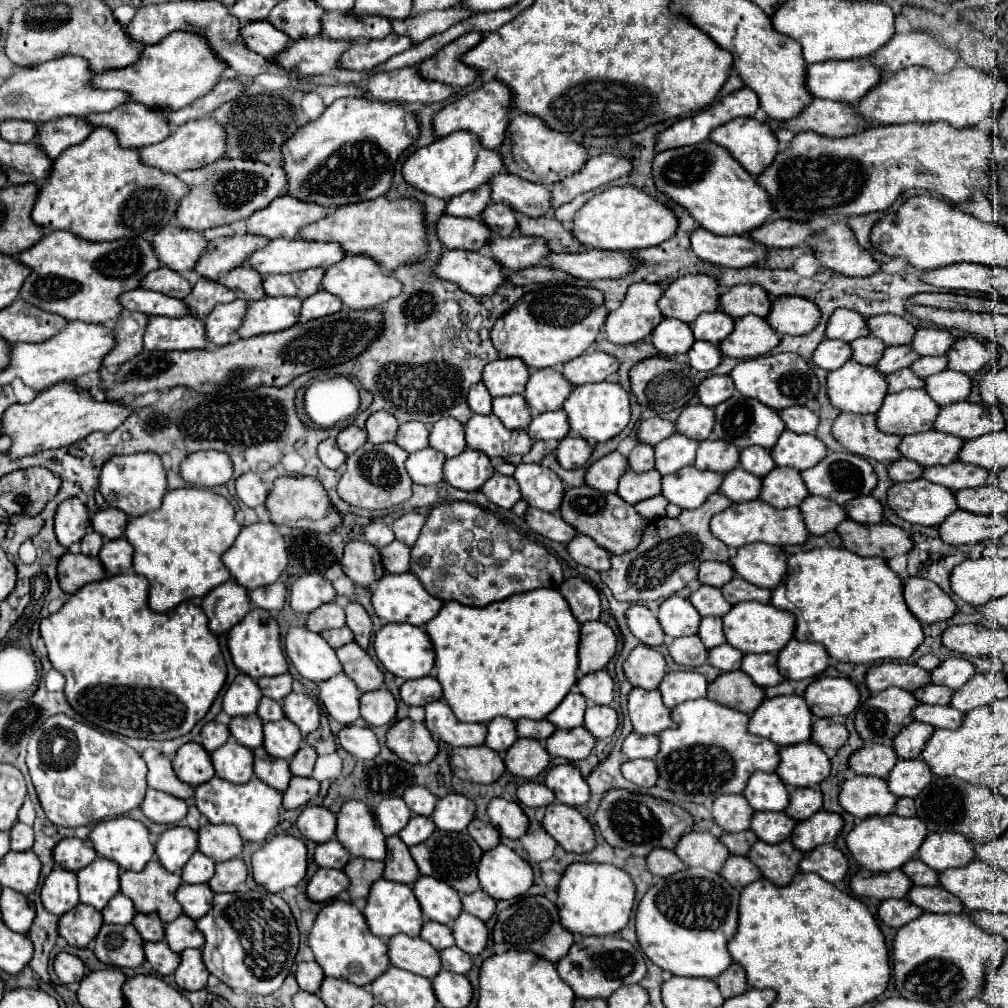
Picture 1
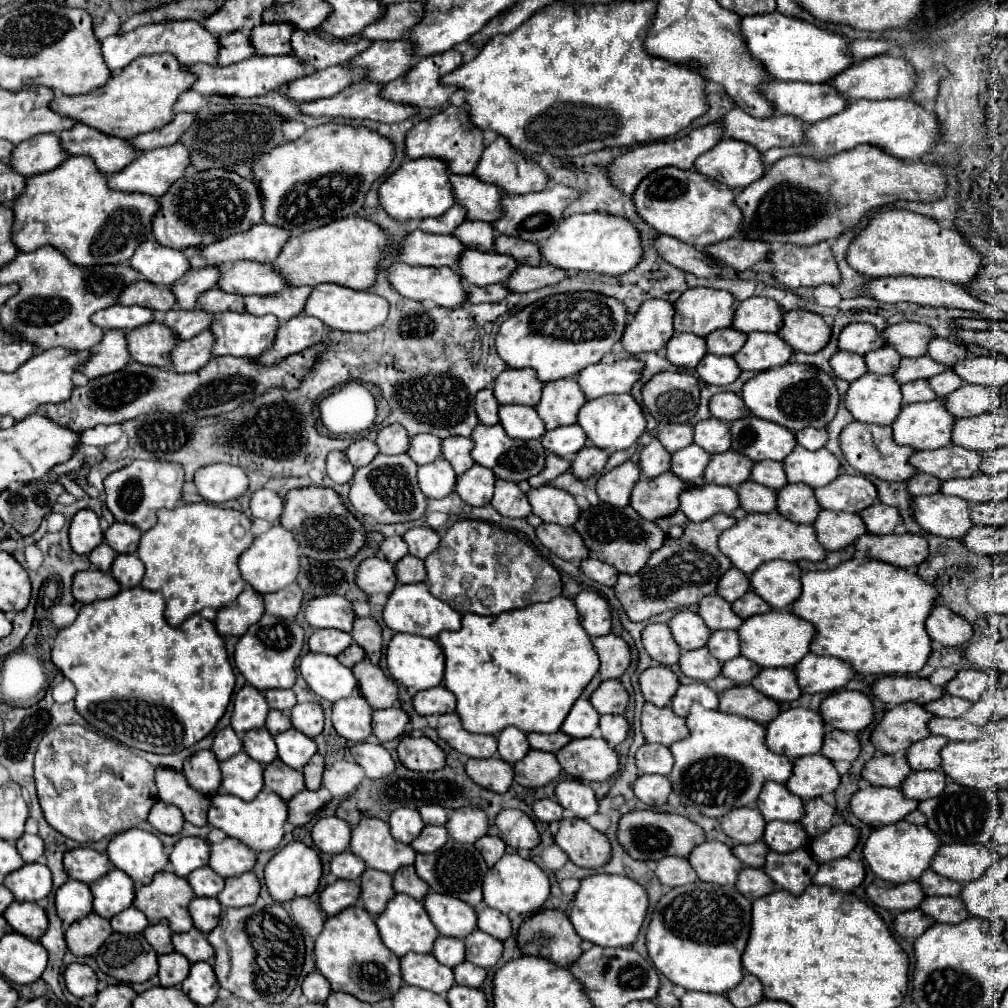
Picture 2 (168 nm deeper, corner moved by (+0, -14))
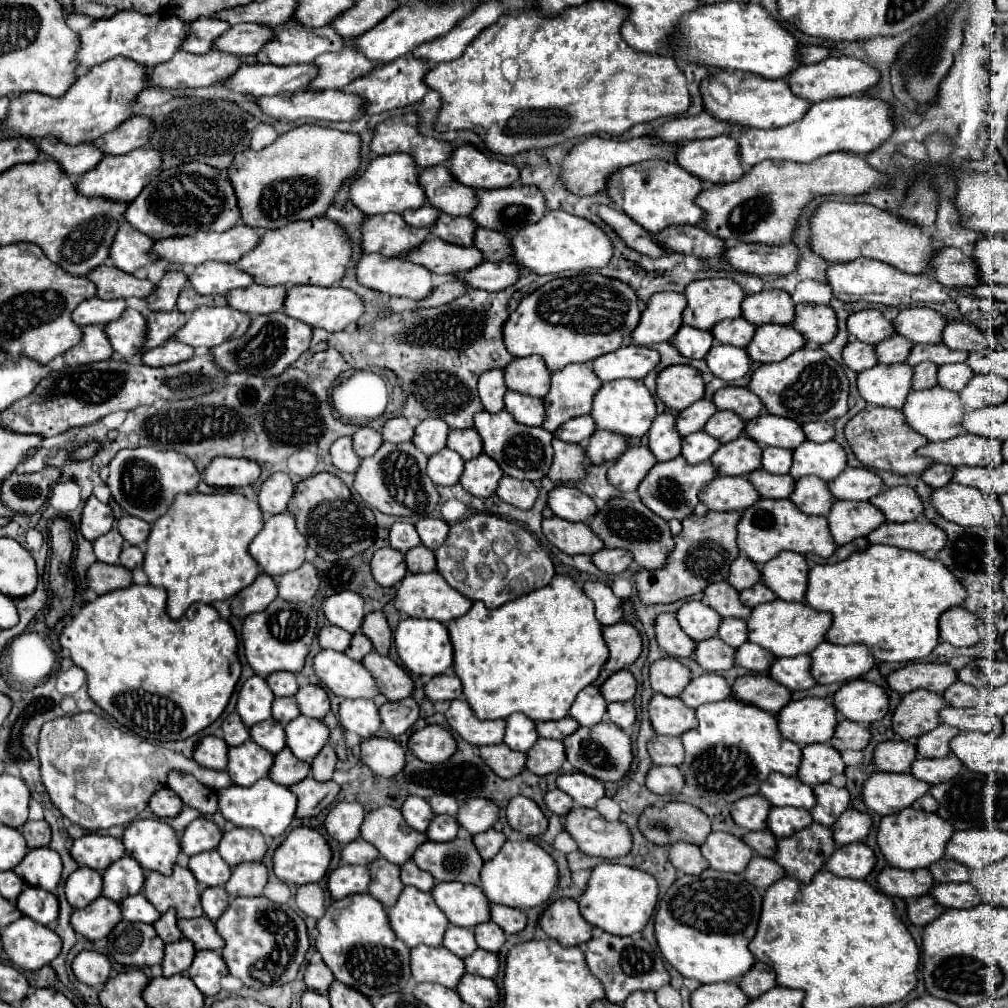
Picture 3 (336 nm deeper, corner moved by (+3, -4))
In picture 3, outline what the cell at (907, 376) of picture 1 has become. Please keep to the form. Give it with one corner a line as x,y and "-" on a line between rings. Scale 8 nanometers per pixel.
923,362
917,368
913,368
913,386
911,386
911,390
933,388
935,384
937,384
937,366
933,366
933,362

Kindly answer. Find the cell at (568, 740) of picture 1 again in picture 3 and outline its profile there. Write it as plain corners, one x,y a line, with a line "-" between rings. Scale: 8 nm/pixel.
603,720
591,728
577,728
569,738
563,740
565,746
565,754
567,760
571,762
571,766
583,774
589,774
601,782
617,782
621,780
633,760
631,754
631,738
627,734
621,732
621,728
613,726
613,722

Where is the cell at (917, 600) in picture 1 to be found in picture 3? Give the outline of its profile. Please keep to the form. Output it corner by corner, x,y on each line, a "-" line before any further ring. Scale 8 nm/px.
961,606
945,610
939,618
939,636
953,646
973,646
987,636
985,624

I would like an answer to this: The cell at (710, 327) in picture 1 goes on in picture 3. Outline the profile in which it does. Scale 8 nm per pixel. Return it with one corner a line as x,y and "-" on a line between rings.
743,318
723,320
723,322
719,322
719,324
713,326
711,334
721,344
731,344
731,346
745,348
749,344
749,340
753,338
753,334
755,334
755,326
749,324

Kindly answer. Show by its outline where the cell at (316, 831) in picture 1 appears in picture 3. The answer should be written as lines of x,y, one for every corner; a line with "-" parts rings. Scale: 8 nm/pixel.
339,802
333,806
325,818
327,834
339,844
349,844
359,836
359,826
363,822
365,810
359,802

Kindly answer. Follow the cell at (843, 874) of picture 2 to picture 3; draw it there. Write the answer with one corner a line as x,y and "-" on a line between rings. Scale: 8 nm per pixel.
863,842
837,848
825,862
825,870
847,878
865,878
873,870
873,866
875,866
875,854

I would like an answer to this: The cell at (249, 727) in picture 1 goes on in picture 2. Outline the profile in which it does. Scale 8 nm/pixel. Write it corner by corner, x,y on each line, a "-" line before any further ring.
266,728
246,732
242,738
242,744
246,754
258,760
260,764
270,764
272,760
276,760
276,742

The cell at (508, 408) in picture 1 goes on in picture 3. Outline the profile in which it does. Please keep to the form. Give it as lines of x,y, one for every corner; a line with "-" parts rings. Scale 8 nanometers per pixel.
507,392
505,394
505,410
515,418
515,422
525,426
541,426
545,418
545,408
541,398

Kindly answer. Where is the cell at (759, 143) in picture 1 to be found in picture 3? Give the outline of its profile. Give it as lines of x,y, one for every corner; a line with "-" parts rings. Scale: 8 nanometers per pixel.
733,136
689,140
677,152
677,164
705,182
733,182
745,174

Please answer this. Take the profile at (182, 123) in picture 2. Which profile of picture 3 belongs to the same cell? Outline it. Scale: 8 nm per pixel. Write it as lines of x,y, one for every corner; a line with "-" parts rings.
135,116
117,126
117,130
93,140
93,144
97,144
105,154
127,154
129,150
149,144
153,130
155,126
149,116

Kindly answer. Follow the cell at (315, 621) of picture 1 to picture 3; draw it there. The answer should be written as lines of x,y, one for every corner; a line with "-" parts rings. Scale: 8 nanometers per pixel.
323,626
317,634
317,640
319,640
321,648
331,648
331,650
343,652
351,642
351,634
339,626

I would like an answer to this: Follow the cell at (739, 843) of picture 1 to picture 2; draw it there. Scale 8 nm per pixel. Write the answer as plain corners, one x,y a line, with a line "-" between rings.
760,840
754,844
736,844
732,848
732,852
742,860
744,866
752,866
752,868
762,868
766,862
766,854
768,854
768,846

